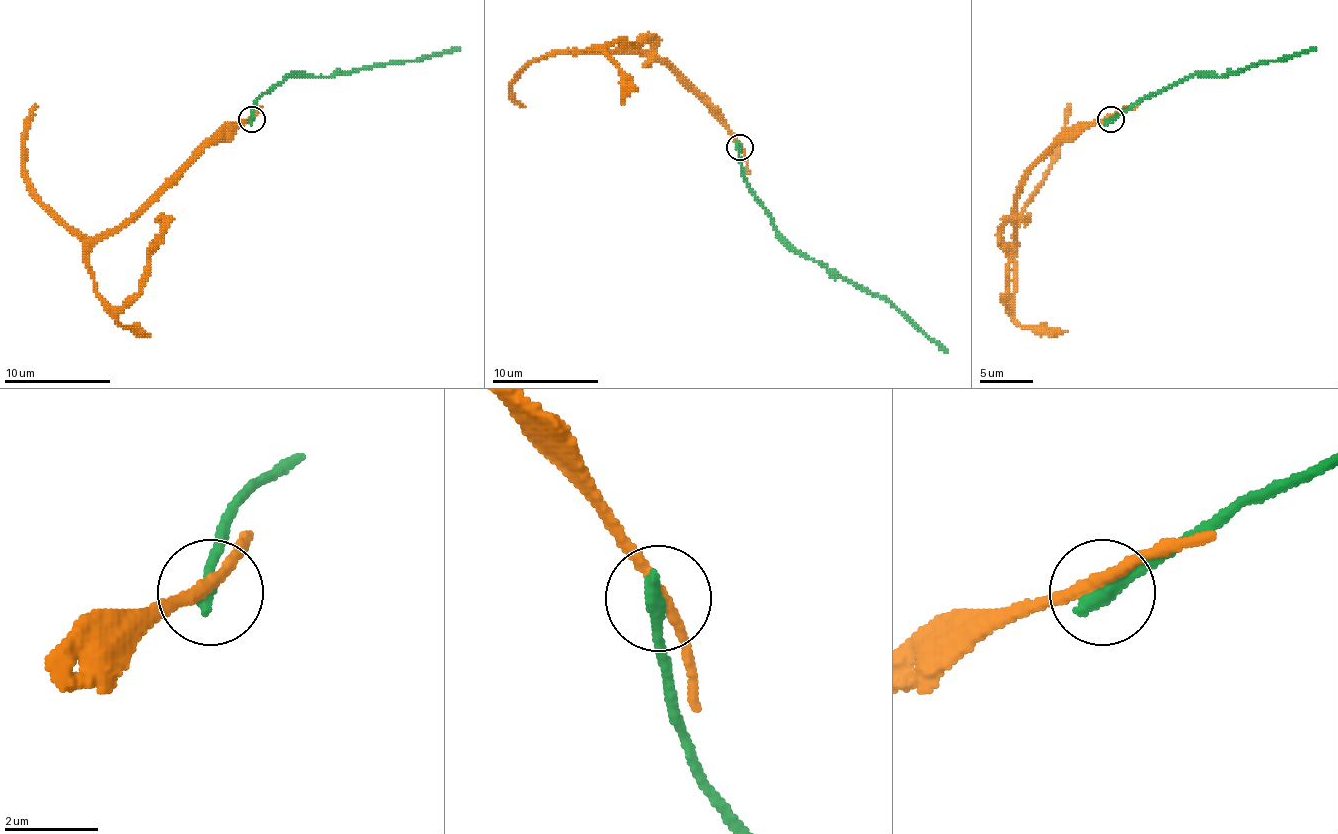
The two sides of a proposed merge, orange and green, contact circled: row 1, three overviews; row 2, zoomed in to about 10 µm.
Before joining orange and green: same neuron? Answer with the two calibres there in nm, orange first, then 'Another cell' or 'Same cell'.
Thickness 240 nm (orange) against 360 nm. Another cell

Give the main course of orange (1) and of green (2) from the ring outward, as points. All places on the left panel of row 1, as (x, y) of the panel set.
1: (251, 117), (227, 122), (91, 248), (94, 288), (112, 307), (139, 291), (163, 219), (155, 221)
2: (251, 120), (254, 104), (291, 74), (329, 77), (460, 48)

